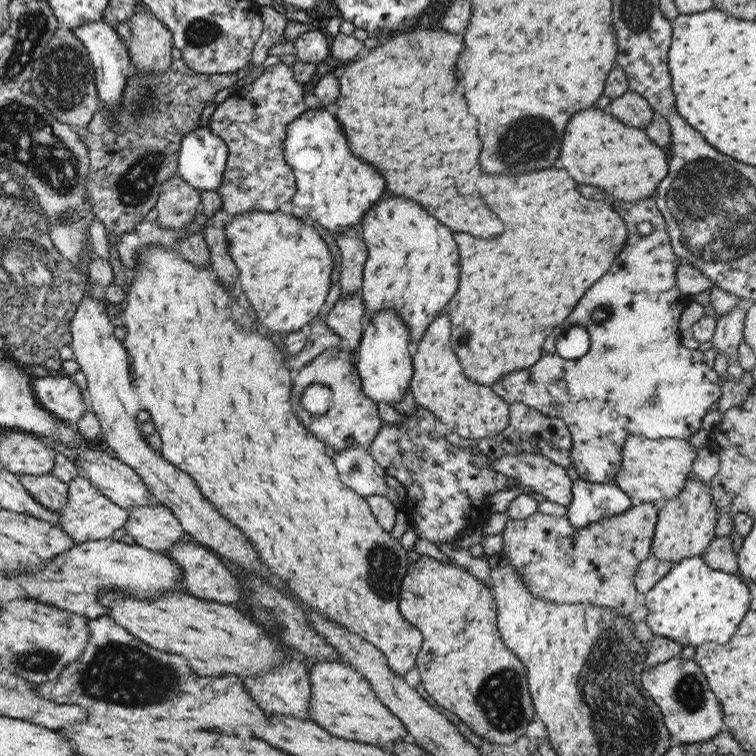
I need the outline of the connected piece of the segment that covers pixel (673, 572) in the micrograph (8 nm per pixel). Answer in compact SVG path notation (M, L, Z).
M700 555L672 564L661 581L642 598L647 608L647 628L653 635L669 638L682 648L695 648L703 642L725 644L749 611L749 590L745 582L735 575L709 568Z

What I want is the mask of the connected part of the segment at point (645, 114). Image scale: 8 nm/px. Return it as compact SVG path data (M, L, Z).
M626 91L622 96L611 99L607 111L621 124L642 131L649 125L654 113L641 96L632 91Z

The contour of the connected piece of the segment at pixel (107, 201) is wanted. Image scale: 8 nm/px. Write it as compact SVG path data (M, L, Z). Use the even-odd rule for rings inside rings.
M173 59L169 68L161 74L137 74L137 70L133 70L127 76L119 105L121 112L113 118L113 128L107 126L107 120L111 118L105 108L98 107L93 112L91 120L85 124L87 133L81 136L81 141L89 149L89 172L85 189L94 217L103 224L108 240L130 234L135 230L137 222L152 212L161 185L176 172L181 138L197 128L201 110L211 103L215 94L222 88L235 85L237 80L236 73L199 74L187 68L181 59Z

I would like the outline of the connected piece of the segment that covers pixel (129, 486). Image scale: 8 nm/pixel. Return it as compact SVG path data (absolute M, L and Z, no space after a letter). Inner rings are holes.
M89 448L78 450L72 464L77 470L78 476L89 480L89 484L95 490L99 490L99 494L112 504L125 510L137 506L153 506L147 504L147 493L151 492L143 486L143 482L131 471L131 468L128 468L117 459L109 458L103 451L89 450Z

